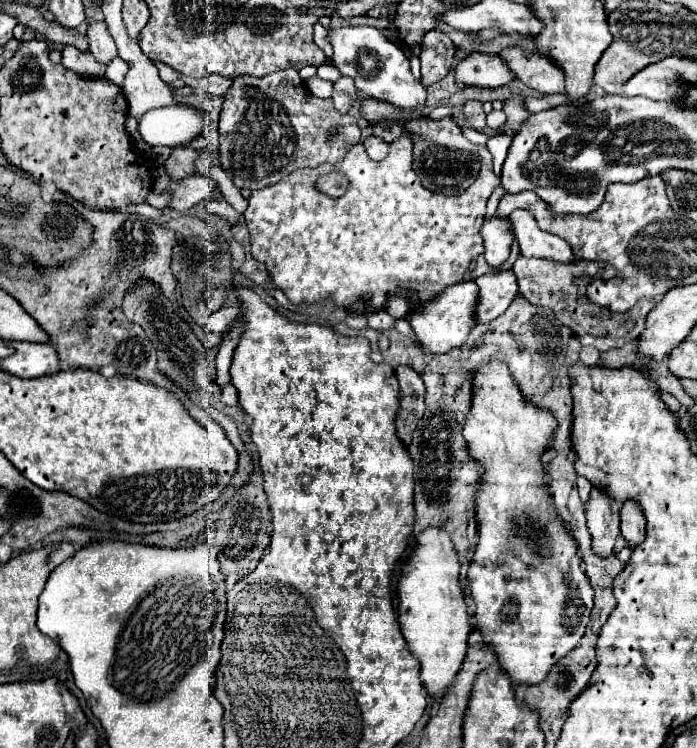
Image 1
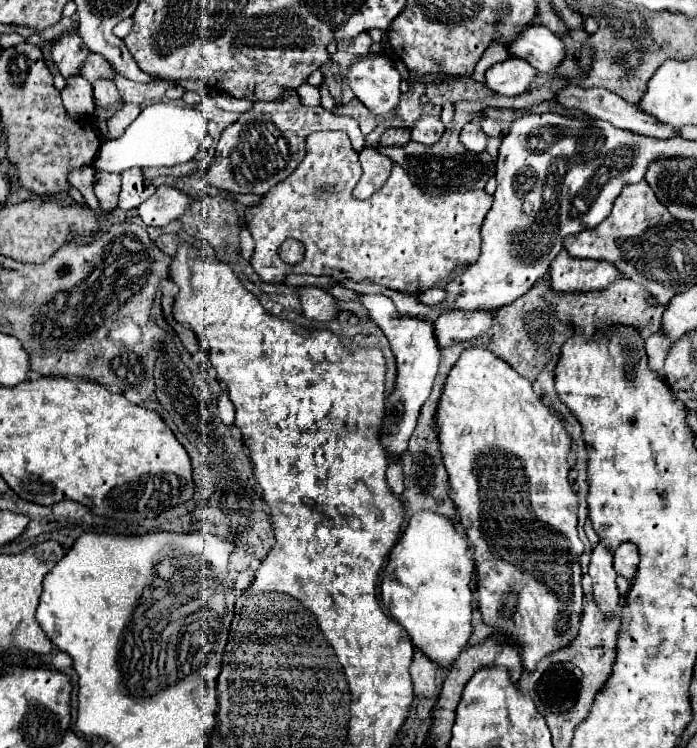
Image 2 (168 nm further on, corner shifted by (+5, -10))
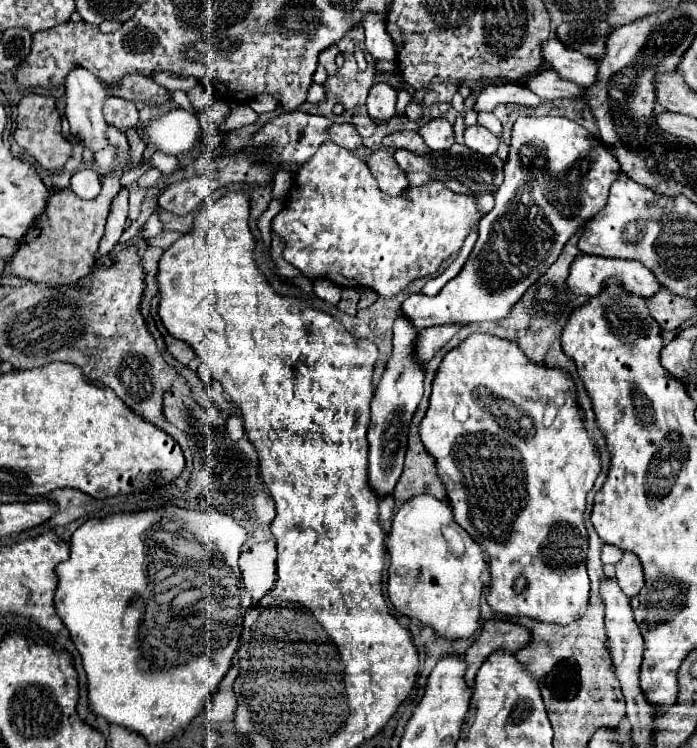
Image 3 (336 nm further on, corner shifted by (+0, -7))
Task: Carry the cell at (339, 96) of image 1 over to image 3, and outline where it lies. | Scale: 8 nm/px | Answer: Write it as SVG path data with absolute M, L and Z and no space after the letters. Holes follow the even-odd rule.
M331 45L331 47L327 47L327 49L323 49L323 51L319 53L319 63L327 69L329 75L333 75L333 73L337 71L337 65L335 65L335 57L337 57L337 53L339 53L337 45Z

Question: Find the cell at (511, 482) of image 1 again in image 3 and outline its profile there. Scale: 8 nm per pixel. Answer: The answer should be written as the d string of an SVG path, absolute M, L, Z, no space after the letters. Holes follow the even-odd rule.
M471 333L461 345L457 345L455 349L451 349L443 357L443 361L441 361L441 365L433 377L429 407L425 411L423 421L419 423L419 437L425 445L425 449L429 451L429 455L433 455L433 459L437 463L437 473L439 473L439 477L447 489L447 499L449 499L449 505L453 509L455 521L491 557L491 561L489 561L491 585L489 585L489 593L487 593L487 603L497 613L511 615L511 617L531 617L537 621L559 623L559 625L567 625L571 621L577 621L585 613L585 607L589 601L589 577L587 577L587 569L585 569L587 529L583 523L585 497L593 489L593 483L601 471L601 461L597 455L597 445L587 435L583 419L579 415L577 389L575 389L575 383L571 381L571 377L557 367L533 363L521 351L521 347L509 339L493 337L487 333Z

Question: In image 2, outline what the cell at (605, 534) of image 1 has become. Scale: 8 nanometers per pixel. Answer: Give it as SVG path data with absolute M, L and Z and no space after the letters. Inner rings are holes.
M598 540L598 544L590 552L588 574L594 582L594 598L600 606L600 610L606 616L616 612L620 594L616 588L616 572L612 566L612 552L608 546L604 546L604 540Z

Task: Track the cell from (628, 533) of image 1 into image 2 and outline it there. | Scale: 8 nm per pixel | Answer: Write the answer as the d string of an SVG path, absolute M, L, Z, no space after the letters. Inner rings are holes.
M622 542L614 552L614 570L630 580L636 574L638 558L636 546L632 546L632 542Z

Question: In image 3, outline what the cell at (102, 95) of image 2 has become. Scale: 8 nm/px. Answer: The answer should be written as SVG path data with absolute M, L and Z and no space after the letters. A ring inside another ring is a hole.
M109 97L105 101L103 115L109 125L113 125L115 129L119 129L125 135L129 129L139 127L139 111L137 111L135 103L131 103L131 101L125 101L119 97Z

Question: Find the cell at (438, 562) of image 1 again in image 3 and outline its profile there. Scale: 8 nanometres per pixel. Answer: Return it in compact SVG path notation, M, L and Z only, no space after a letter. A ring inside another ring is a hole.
M417 495L407 499L407 503L403 503L393 517L391 533L387 537L387 551L387 593L395 609L411 619L419 619L423 625L433 627L439 637L473 637L479 627L479 601L483 593L481 571L485 569L485 557L483 549L471 539L471 535L453 521L449 503L433 499L433 495ZM447 527L461 535L465 547L461 555L453 551L443 535Z

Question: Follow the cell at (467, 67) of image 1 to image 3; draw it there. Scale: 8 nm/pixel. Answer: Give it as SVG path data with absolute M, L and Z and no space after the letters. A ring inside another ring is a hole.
M545 69L539 75L529 77L527 87L543 101L559 99L559 97L585 97L585 87L569 79L561 79L553 69Z

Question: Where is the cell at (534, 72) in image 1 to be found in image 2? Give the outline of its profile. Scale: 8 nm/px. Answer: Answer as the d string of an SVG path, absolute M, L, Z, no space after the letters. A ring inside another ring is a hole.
M564 86L558 90L558 94L554 96L554 100L564 106L564 108L578 108L582 112L586 112L592 118L600 118L610 122L616 128L626 128L632 132L640 132L646 136L654 136L654 138L672 138L678 134L676 128L662 124L660 120L656 120L654 116L648 116L646 112L642 112L636 104L628 104L626 100L622 100L618 94L604 90L604 88L582 88L582 86Z

